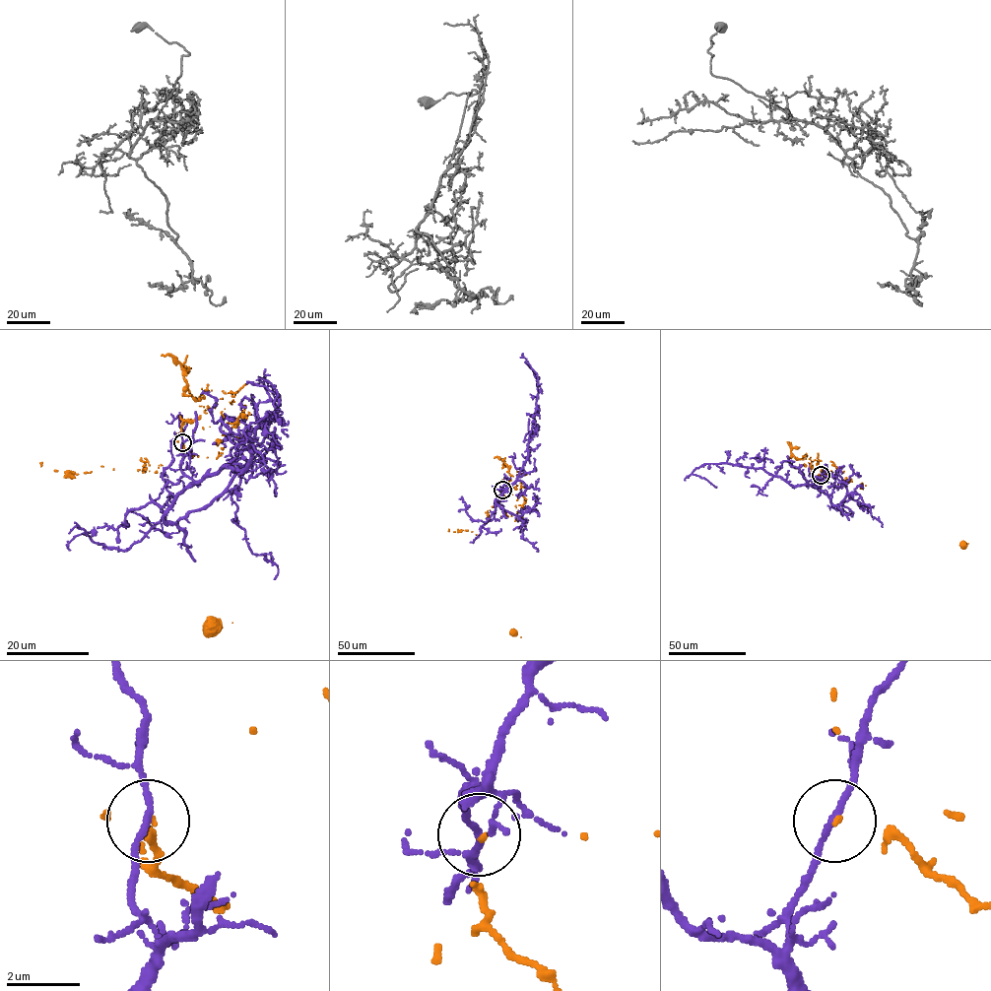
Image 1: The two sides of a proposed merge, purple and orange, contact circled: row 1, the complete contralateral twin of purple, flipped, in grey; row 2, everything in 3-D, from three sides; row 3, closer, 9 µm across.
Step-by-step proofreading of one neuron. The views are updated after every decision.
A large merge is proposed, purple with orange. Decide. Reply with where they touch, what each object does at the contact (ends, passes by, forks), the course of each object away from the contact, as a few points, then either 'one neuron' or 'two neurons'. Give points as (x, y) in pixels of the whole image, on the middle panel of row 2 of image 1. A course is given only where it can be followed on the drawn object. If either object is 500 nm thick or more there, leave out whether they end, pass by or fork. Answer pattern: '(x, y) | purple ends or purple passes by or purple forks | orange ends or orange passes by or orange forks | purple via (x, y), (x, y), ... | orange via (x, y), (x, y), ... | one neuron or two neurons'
(502, 490) | purple passes by | orange ends | purple via (502, 490), (513, 483), (527, 456), (538, 392), (537, 379), (526, 361), (537, 373), (537, 383), (541, 383) | orange via (502, 490), (513, 630) | two neurons

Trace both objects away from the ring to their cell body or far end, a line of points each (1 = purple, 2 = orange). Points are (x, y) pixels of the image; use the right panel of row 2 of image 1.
1: (821, 475), (819, 491), (807, 485), (792, 486), (760, 468), (730, 463), (702, 464), (693, 471), (714, 486)
2: (821, 475), (961, 545)

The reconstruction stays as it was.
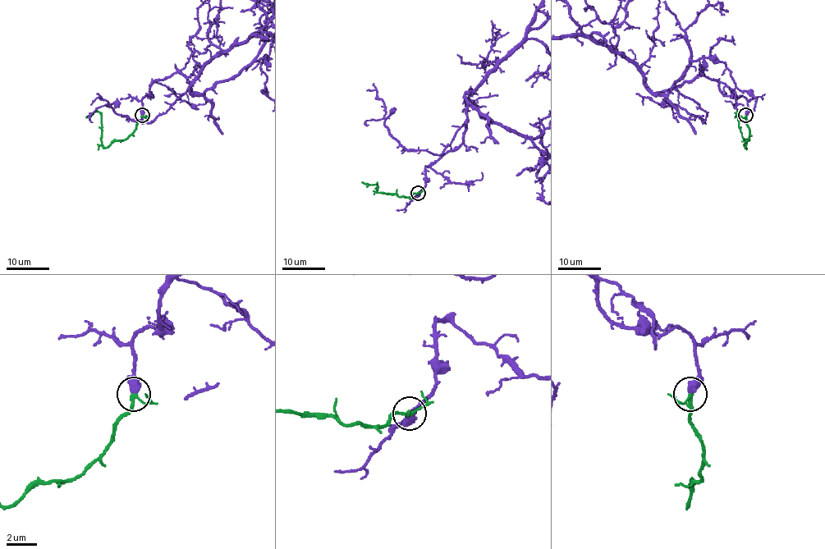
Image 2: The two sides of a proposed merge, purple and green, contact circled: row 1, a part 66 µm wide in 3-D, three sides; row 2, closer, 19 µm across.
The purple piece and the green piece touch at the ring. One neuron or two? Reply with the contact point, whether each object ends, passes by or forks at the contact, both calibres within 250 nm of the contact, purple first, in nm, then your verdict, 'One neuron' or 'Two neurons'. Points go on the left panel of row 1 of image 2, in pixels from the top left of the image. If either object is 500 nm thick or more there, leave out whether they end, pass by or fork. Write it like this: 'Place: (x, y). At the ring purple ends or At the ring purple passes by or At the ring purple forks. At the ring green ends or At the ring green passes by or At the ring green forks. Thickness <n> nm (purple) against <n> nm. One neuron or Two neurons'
Place: (142, 115). Thickness 550 nm (purple) against 220 nm. One neuron

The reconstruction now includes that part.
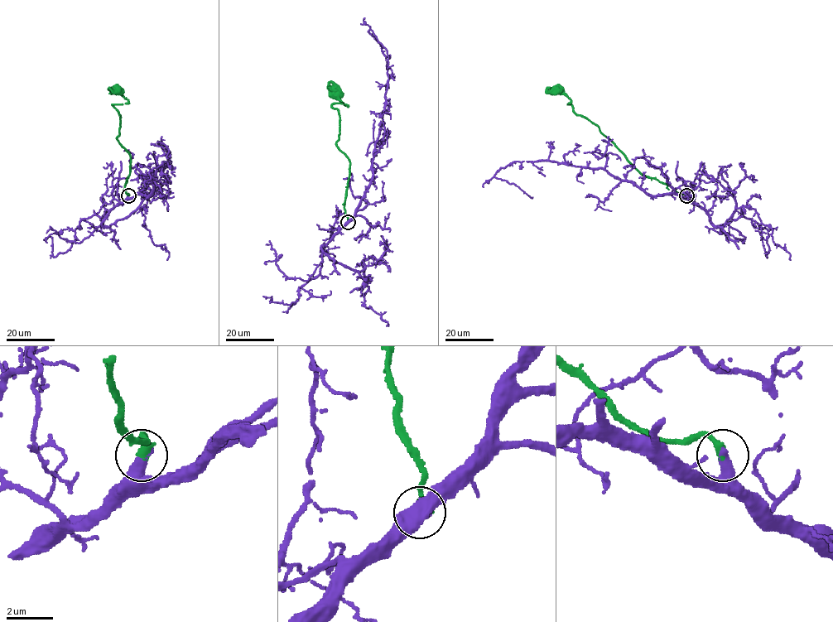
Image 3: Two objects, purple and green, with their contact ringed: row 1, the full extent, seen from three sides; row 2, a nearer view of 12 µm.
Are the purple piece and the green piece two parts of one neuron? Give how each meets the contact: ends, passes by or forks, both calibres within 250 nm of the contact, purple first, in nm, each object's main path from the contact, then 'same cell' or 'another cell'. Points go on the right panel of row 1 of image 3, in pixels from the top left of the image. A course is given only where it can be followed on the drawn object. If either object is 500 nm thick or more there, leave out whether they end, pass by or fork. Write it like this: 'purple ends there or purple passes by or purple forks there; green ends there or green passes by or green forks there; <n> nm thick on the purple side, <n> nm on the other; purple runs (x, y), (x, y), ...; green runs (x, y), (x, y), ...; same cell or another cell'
purple ends there; green ends there; 480 nm thick on the purple side, 360 nm on the other; purple runs (687, 195), (651, 195), (601, 168), (554, 161), (511, 162), (495, 173), (495, 177), (513, 183), (529, 196); green runs (687, 195), (642, 175), (597, 125), (576, 113), (567, 103), (570, 99), (556, 89); same cell

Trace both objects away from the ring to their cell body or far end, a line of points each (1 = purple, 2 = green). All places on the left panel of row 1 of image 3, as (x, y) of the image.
1: (128, 195), (148, 195), (156, 172), (169, 161), (149, 173), (166, 183), (168, 196), (174, 196)
2: (128, 195), (125, 185), (129, 175), (131, 156), (117, 138), (120, 118), (113, 104), (128, 101), (118, 89)

